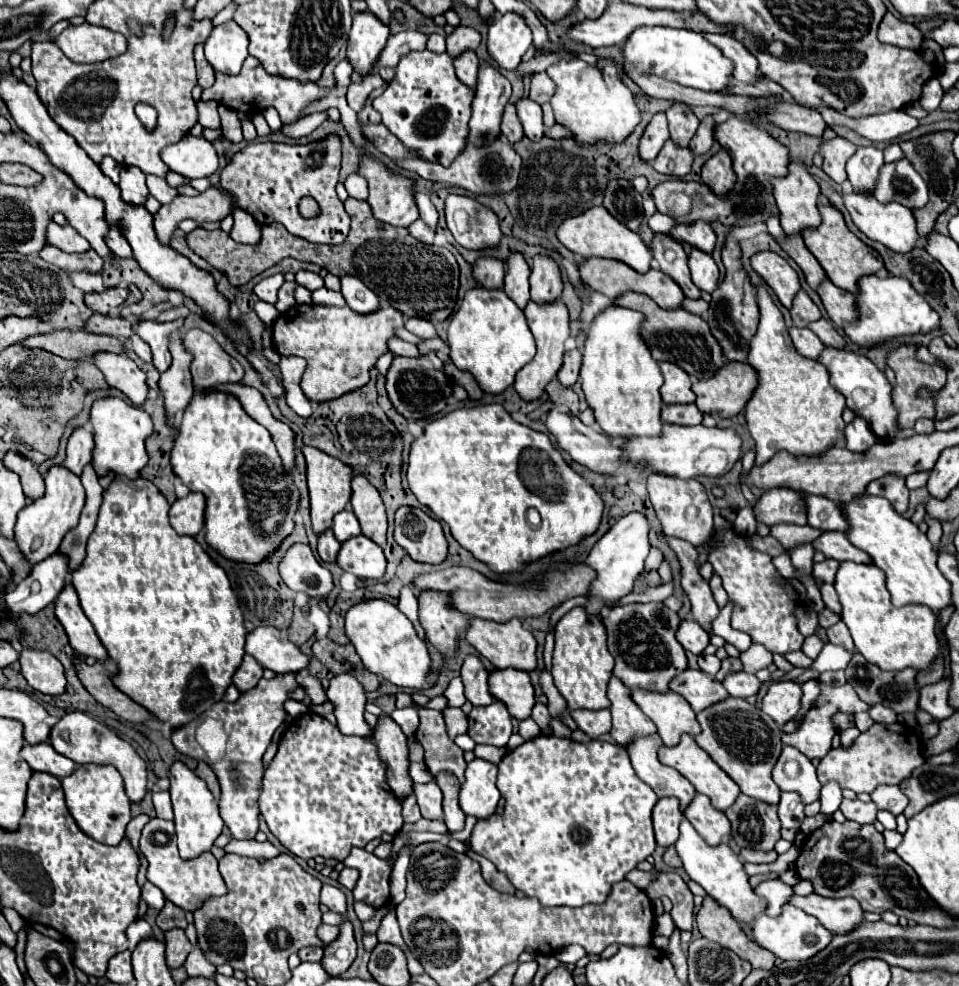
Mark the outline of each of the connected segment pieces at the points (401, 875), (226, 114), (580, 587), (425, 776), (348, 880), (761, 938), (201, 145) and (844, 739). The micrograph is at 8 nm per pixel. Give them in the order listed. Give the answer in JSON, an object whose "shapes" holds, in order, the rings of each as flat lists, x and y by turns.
{"shapes":[[[407,851,407,855,402,854,401,864,394,865,390,876,390,898,395,905,399,904,406,897,406,875,407,865,411,856,411,852]],[[219,105,219,117,221,117,221,127,223,127,223,135,225,135,225,138,231,143,240,143,244,137,241,121,237,119,237,113,231,111,229,107]],[[581,563,581,565,575,565,573,569,567,569,567,571,547,573,541,589,535,589,535,587,527,589,527,587,515,587,515,585,489,581,487,577,483,577,481,573,477,573,469,567,447,567,447,569,417,575,413,579,413,585,417,591,433,589,439,593,447,593,451,607,455,607,457,611,463,611,465,615,483,617,489,621,507,621,511,617,523,617,523,615,539,617,539,615,547,613,549,609,561,605,569,597,587,595,587,589,593,579,595,579,595,571,591,571,591,567]],[[411,763,409,773,411,773,411,777,413,777,415,783,429,783,429,781,435,779,435,777,427,771,427,765,425,765,425,763]],[[345,867,345,869,339,873,339,879,337,879,337,881,339,881,343,887,353,889,355,883,357,883,357,877,359,877,359,875,357,875,355,869,347,869,347,867]],[[785,905,783,913,779,917,769,917,763,913,755,919,753,939,755,939,755,943,759,943,763,949,769,949,779,959,805,961,805,959,811,959,811,955,817,955,821,949,825,949,831,943,833,935,815,917,807,915,805,911,801,911,793,905]],[[185,135,179,143,165,147,161,159,171,171,187,179,209,177,219,167,215,147,207,139,197,139,193,135]],[[852,726,843,732,840,732,840,744,843,748,847,749,849,748,854,741,857,739,857,737,860,735,859,729,857,727]]]}

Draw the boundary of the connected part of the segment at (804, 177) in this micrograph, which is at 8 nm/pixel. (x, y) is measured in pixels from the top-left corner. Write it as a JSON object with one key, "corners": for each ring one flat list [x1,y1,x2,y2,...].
{"corners":[[791,161,787,169,787,175,771,179,771,185,781,227,791,235,821,223,817,211,817,197,821,191,803,161]]}

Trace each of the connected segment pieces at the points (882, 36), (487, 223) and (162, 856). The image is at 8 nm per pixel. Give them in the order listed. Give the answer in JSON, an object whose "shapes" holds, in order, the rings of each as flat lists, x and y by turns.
{"shapes":[[[885,13,879,25,879,41,895,45,895,47,919,49,923,43,923,35,915,25,907,23,905,19,897,19,895,15]],[[449,195,445,201,447,227,455,241,473,251,497,249,503,237,497,215,471,197]],[[157,817,151,819,143,827,143,833,141,833,141,853,149,861,147,879,163,891,167,901,171,901,173,905,177,905,185,911,197,911,199,907,203,907,203,903,207,899,227,893,223,877,217,869,217,859,209,851,191,861,183,861,179,857,177,845,175,845,173,821,165,821,165,819,157,819]]]}

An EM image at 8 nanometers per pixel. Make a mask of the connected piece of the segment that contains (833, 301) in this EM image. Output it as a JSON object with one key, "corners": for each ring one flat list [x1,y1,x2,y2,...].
{"corners":[[825,279,817,287,817,295,821,297,821,303,823,303,829,319,837,327,843,327,843,323,855,321,857,313,855,313,855,297,853,297,853,293,847,293,847,291,835,287,829,279]]}

